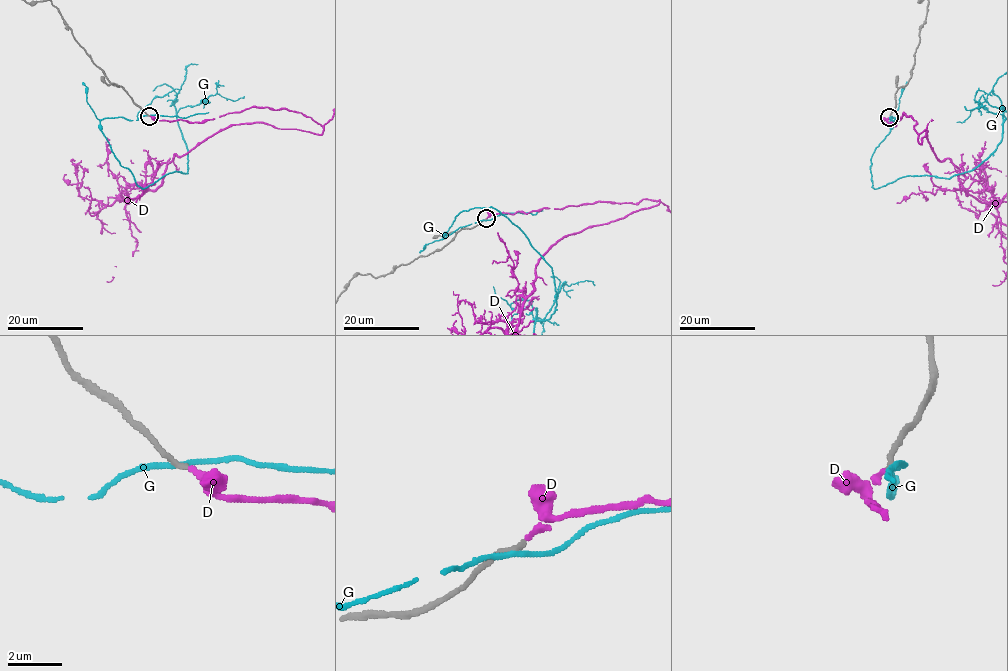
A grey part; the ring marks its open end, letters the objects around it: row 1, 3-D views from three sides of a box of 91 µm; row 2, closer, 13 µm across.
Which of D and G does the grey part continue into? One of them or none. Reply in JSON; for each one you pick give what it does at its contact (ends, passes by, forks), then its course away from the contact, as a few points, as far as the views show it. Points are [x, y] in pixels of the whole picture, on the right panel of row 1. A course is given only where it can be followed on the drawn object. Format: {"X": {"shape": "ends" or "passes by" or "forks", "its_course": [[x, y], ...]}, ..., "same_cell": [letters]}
{"D": {"shape": "ends"}, "same_cell": ["D"]}

